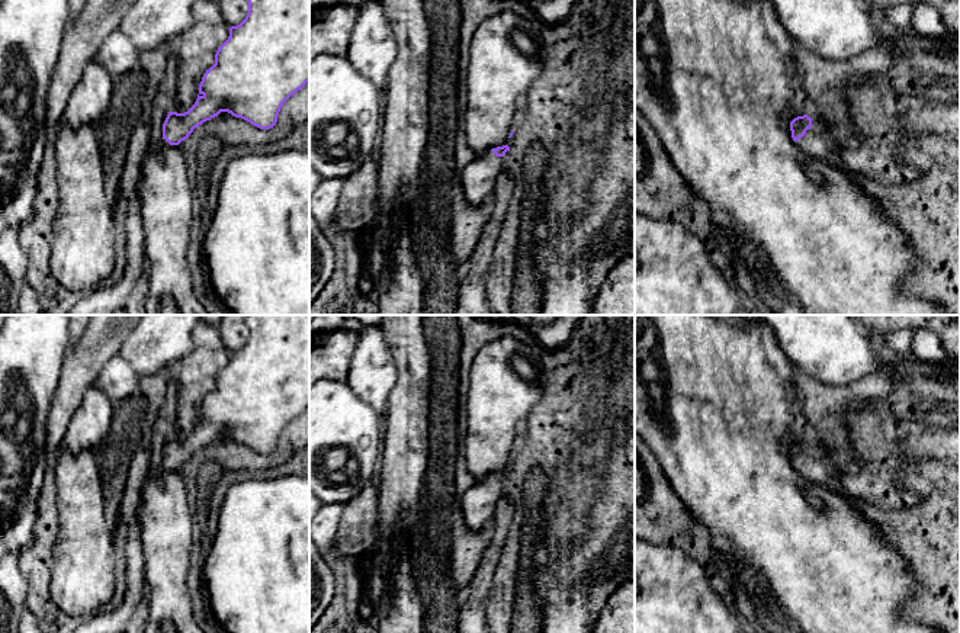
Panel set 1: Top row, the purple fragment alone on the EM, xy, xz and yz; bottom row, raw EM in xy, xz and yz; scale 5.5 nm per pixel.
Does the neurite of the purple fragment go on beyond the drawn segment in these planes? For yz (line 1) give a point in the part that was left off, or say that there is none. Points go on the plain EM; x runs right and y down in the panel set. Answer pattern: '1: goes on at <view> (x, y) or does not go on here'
1: goes on at yz (821, 468)

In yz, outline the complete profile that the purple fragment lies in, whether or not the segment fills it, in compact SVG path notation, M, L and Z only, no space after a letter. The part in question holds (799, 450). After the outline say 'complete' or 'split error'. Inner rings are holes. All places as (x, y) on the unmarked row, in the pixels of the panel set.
M803 440L790 447L790 456L803 481L842 494L839 483L841 466L838 459L826 449Z; split error

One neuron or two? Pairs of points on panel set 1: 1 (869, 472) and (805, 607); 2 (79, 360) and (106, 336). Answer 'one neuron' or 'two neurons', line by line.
1: two neurons
2: one neuron

